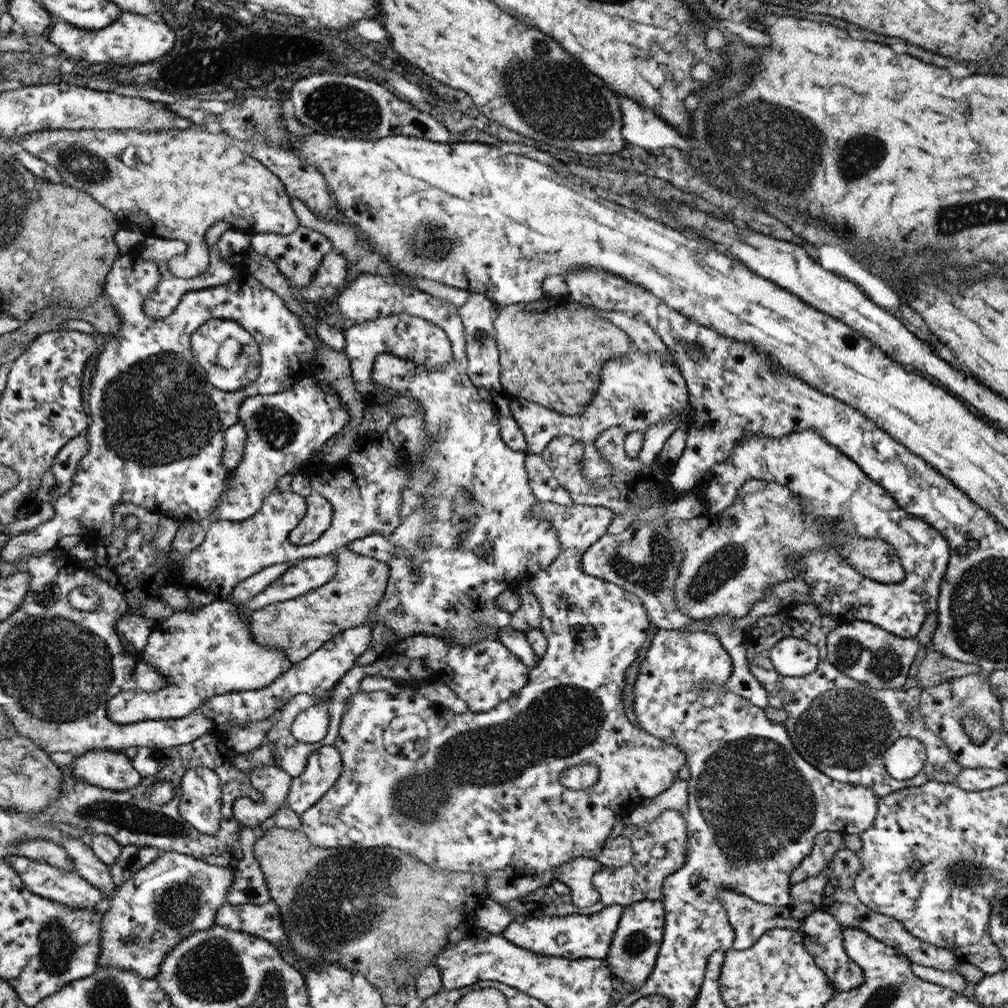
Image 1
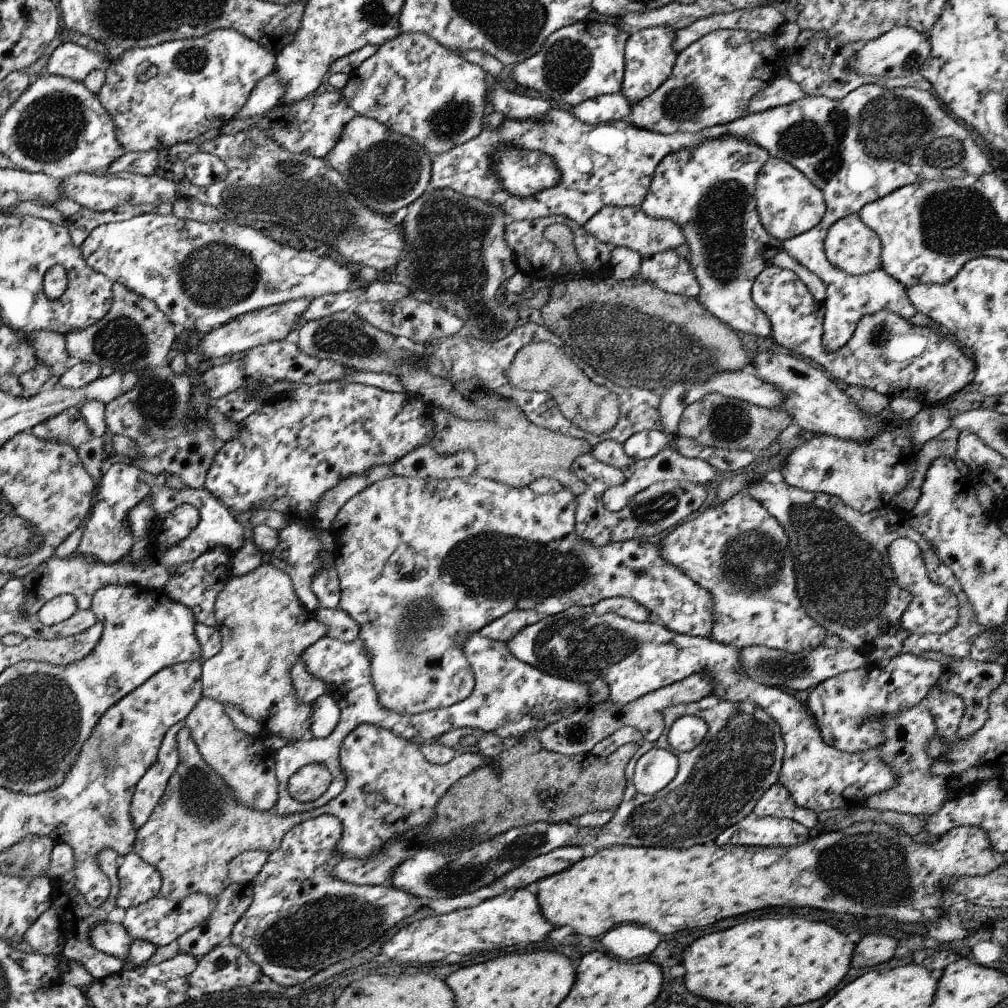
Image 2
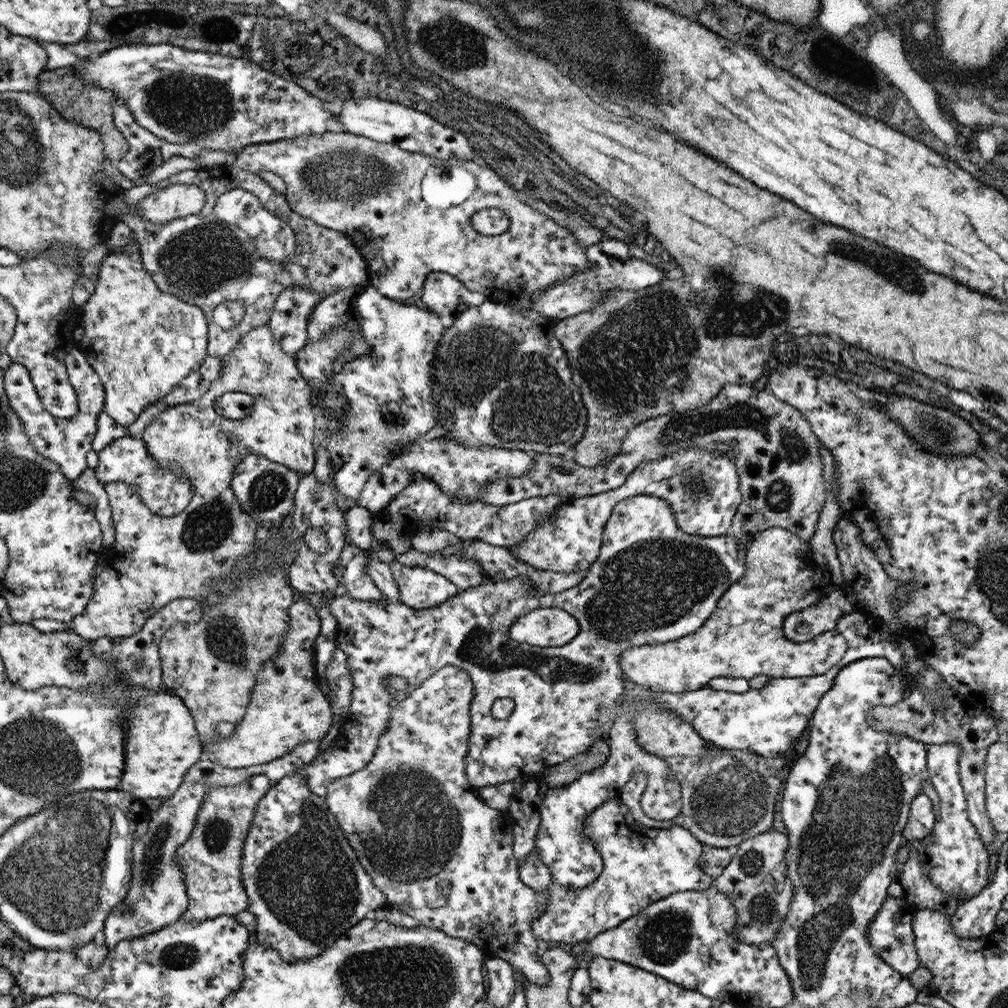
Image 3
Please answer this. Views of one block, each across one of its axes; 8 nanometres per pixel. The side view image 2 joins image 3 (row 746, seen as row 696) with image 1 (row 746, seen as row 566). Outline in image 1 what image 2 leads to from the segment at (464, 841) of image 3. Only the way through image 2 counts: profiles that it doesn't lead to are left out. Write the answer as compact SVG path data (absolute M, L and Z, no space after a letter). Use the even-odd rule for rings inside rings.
M535 502L532 511L552 522L556 530L557 540L560 546L558 555L546 566L544 573L533 576L528 581L528 587L532 595L540 604L540 632L546 640L544 655L538 663L530 669L527 682L519 692L516 692L499 704L496 704L488 712L469 712L457 714L451 709L438 705L421 696L417 689L399 689L396 693L387 691L363 692L355 690L344 706L344 711L336 723L337 736L333 740L333 746L338 749L342 759L342 772L335 780L333 786L313 807L307 808L299 815L299 831L307 834L311 845L319 849L335 847L389 847L407 855L415 856L415 860L421 861L427 867L450 871L451 873L475 873L483 875L486 879L486 891L488 899L495 903L507 903L510 899L519 898L525 894L531 894L539 886L547 886L552 880L551 871L569 863L574 859L587 858L597 855L603 842L607 840L615 820L624 820L633 810L633 807L646 798L653 798L661 794L677 777L677 770L686 764L685 755L672 744L664 743L654 736L647 734L640 727L629 723L623 713L623 682L625 682L625 670L627 666L637 658L639 650L647 646L647 638L651 638L654 632L649 629L648 616L639 597L627 592L619 585L595 578L583 572L581 557L600 536L605 534L605 528L617 511L604 506L585 506L571 504L559 506L555 503ZM590 762L597 767L597 780L587 788L580 791L572 791L560 784L558 774L567 766L585 764Z

